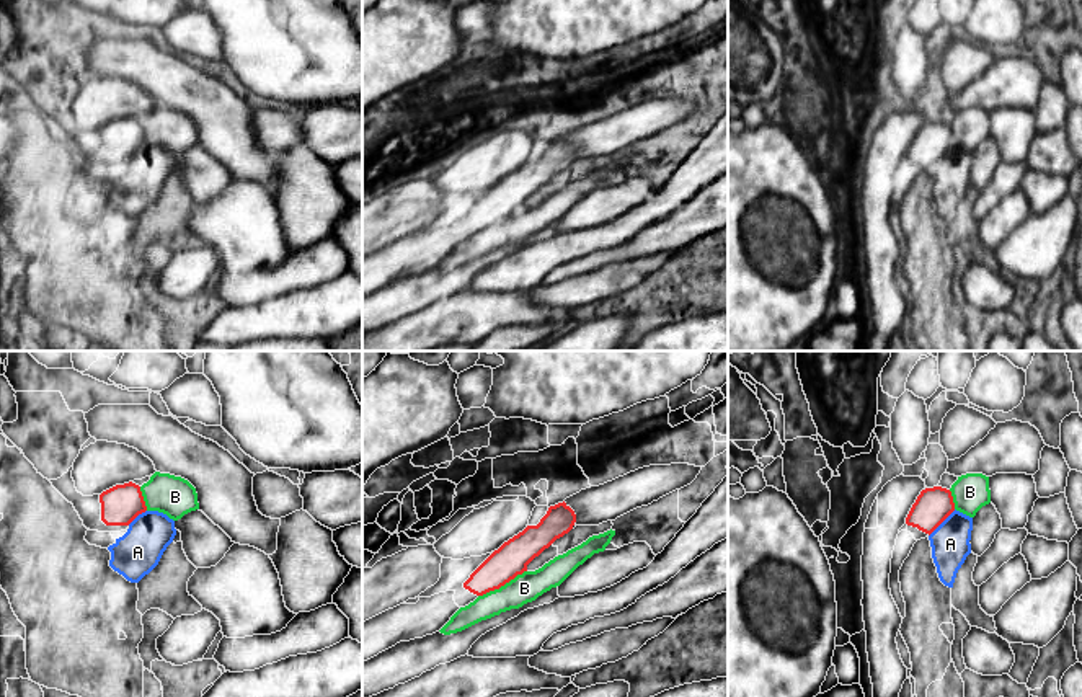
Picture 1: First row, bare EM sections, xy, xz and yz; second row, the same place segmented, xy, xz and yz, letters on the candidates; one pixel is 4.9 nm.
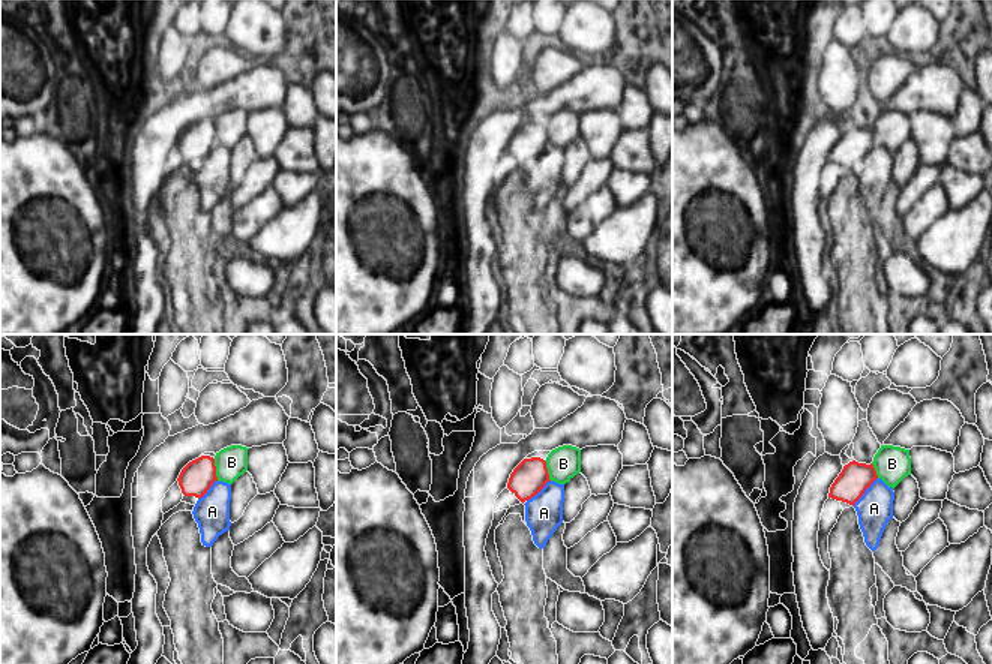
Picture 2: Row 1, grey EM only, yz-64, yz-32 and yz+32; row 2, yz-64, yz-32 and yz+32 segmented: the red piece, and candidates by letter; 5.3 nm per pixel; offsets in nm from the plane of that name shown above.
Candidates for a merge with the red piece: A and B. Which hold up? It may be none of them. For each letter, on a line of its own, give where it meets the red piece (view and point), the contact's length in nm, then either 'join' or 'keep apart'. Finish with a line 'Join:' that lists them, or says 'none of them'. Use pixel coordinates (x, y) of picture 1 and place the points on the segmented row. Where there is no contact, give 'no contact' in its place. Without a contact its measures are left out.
A: contact yz (942, 521); length 190 nm; keep apart
B: contact xz (501, 585); length 280 nm; keep apart
Join: none of them

